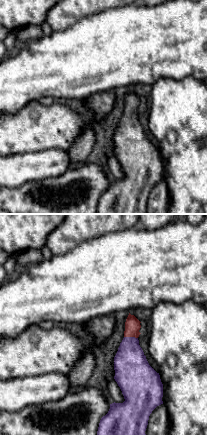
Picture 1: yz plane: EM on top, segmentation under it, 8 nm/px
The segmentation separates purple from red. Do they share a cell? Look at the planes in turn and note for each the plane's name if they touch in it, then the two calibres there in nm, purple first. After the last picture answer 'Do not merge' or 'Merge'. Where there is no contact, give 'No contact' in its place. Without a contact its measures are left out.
Touches purple in yz. Thickness 280 nm (purple) against 130 nm

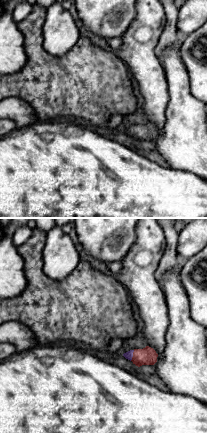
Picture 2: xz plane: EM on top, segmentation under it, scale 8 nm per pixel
Touches purple in xz. Thickness 70 nm (purple) against 140 nm

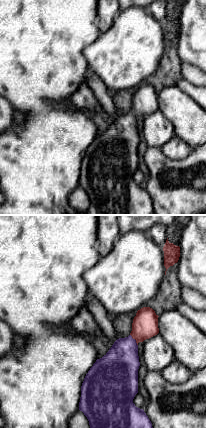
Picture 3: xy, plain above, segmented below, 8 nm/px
Touches purple in xy. Thickness 300 nm (purple) against 200 nm

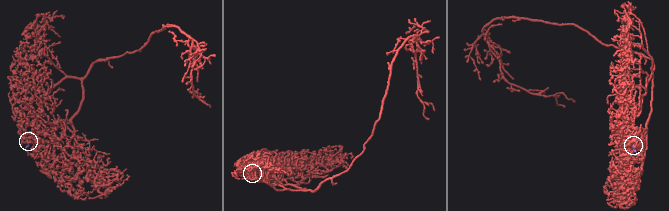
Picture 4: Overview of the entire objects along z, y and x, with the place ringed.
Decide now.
Merge

